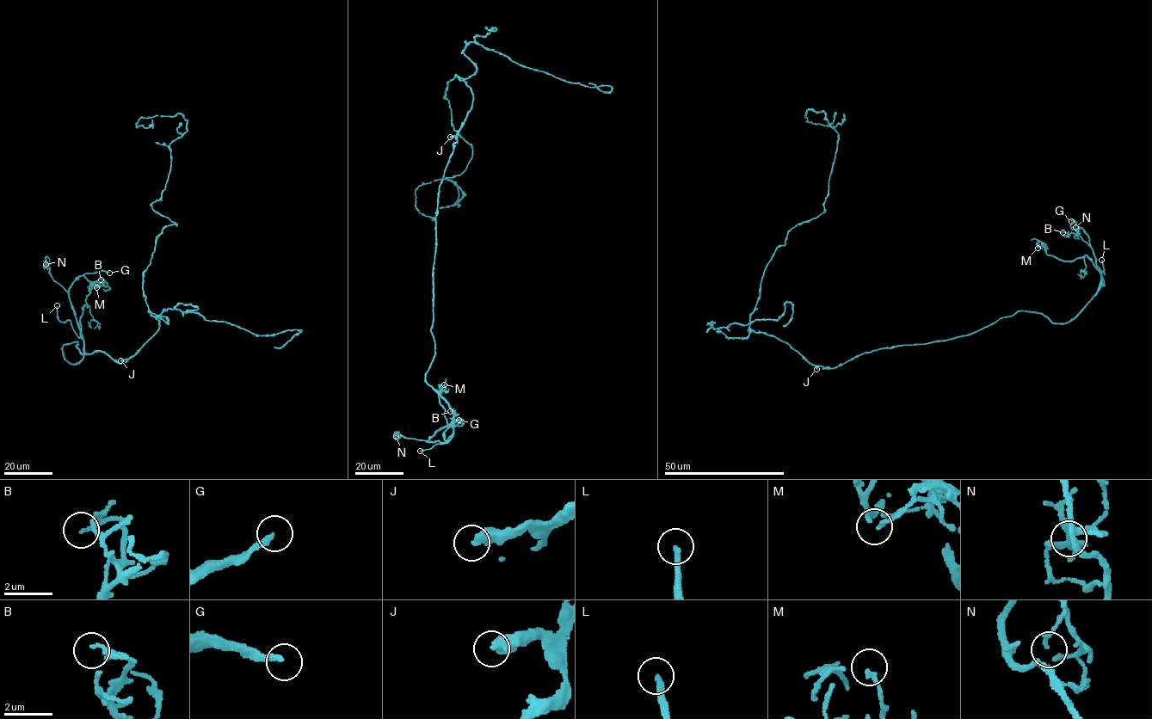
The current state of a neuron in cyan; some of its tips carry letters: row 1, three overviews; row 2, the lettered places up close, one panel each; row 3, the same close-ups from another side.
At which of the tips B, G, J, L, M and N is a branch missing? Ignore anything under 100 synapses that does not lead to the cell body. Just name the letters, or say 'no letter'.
L

